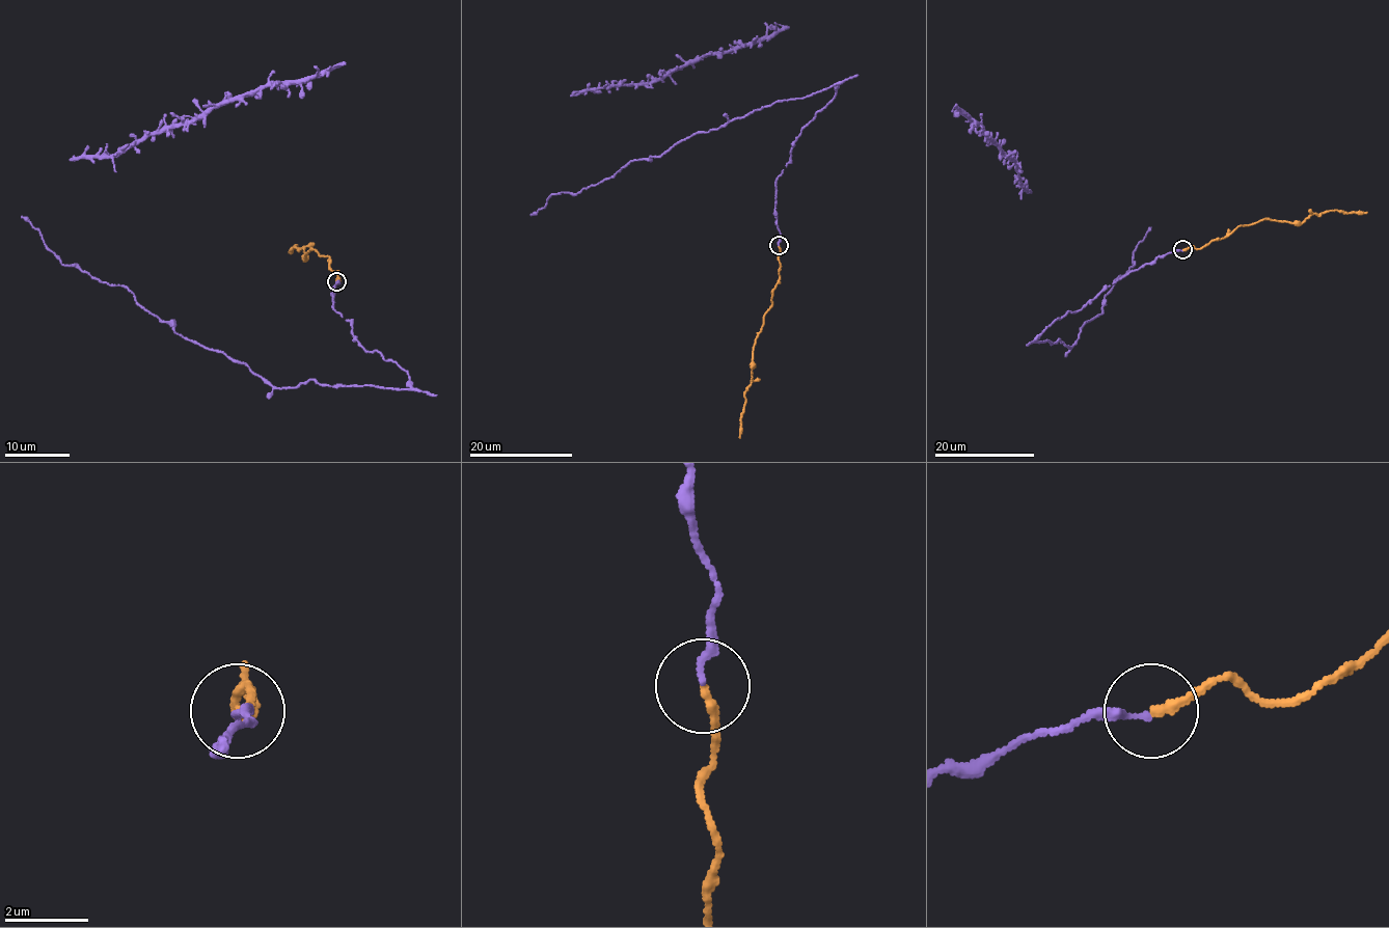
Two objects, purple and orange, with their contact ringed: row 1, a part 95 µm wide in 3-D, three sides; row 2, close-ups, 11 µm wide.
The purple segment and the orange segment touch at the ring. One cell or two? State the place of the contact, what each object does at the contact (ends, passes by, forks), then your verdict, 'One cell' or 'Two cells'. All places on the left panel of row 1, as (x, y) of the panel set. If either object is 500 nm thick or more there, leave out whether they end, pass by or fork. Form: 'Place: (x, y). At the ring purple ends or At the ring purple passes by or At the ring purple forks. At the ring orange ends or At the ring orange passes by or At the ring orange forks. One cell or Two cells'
Place: (336, 281). At the ring purple ends. At the ring orange ends. One cell

